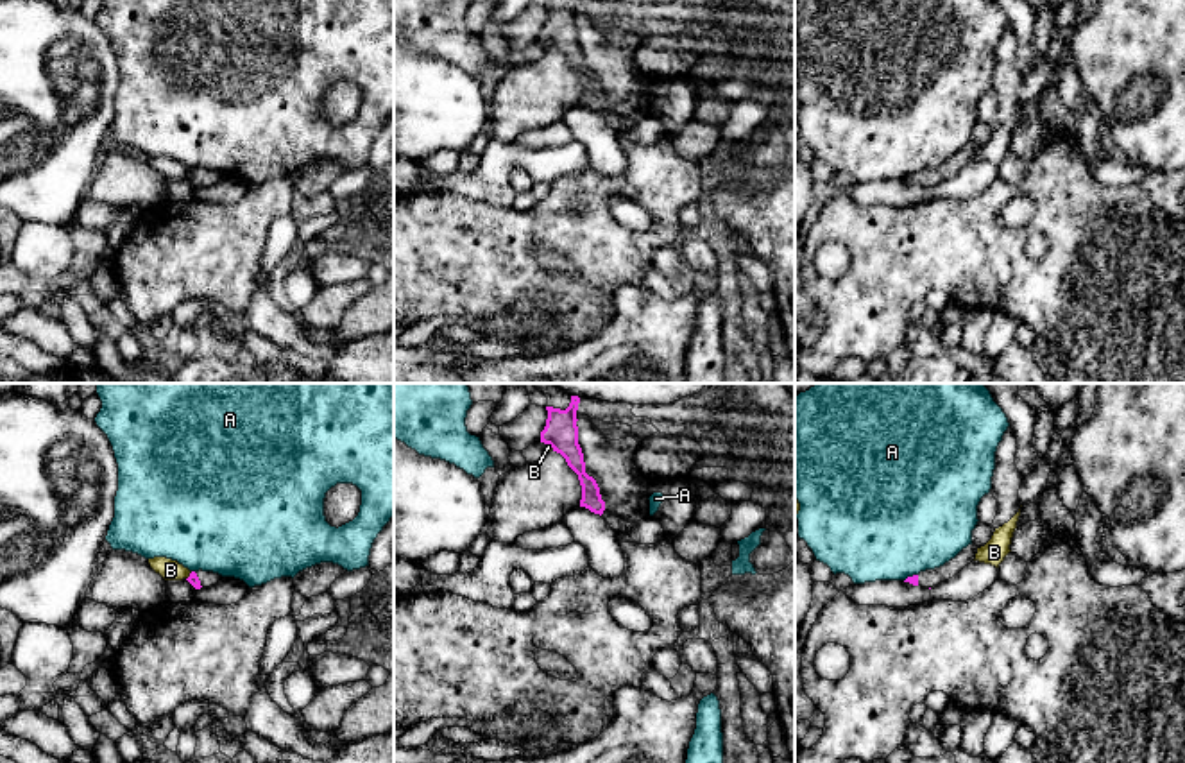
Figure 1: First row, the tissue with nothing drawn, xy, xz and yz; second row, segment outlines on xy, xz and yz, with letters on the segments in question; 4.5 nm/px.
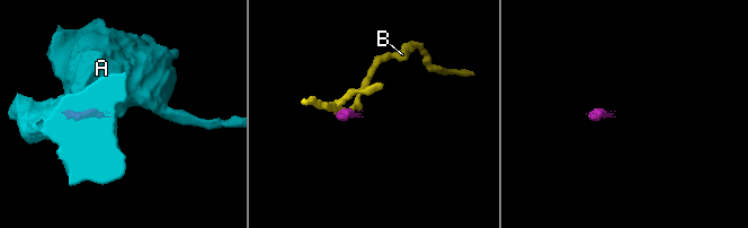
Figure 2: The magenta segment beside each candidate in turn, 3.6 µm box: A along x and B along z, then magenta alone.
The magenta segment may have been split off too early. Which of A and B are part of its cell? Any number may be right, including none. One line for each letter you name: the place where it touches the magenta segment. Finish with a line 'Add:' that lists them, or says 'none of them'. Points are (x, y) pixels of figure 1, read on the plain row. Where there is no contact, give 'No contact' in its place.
Add: none of them

